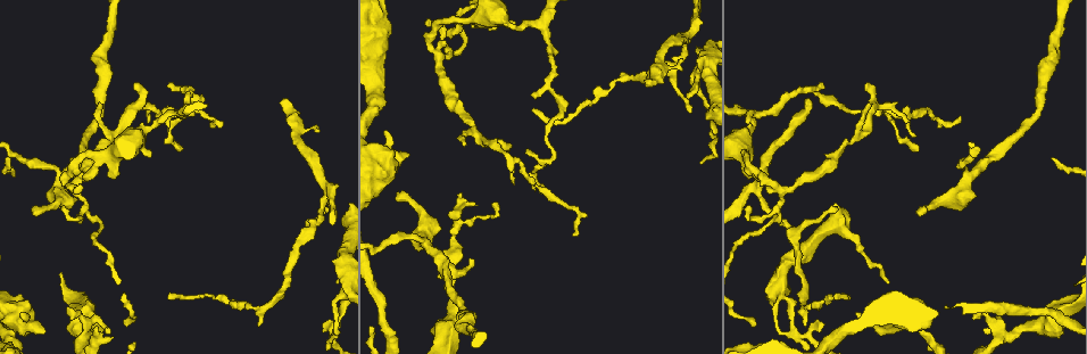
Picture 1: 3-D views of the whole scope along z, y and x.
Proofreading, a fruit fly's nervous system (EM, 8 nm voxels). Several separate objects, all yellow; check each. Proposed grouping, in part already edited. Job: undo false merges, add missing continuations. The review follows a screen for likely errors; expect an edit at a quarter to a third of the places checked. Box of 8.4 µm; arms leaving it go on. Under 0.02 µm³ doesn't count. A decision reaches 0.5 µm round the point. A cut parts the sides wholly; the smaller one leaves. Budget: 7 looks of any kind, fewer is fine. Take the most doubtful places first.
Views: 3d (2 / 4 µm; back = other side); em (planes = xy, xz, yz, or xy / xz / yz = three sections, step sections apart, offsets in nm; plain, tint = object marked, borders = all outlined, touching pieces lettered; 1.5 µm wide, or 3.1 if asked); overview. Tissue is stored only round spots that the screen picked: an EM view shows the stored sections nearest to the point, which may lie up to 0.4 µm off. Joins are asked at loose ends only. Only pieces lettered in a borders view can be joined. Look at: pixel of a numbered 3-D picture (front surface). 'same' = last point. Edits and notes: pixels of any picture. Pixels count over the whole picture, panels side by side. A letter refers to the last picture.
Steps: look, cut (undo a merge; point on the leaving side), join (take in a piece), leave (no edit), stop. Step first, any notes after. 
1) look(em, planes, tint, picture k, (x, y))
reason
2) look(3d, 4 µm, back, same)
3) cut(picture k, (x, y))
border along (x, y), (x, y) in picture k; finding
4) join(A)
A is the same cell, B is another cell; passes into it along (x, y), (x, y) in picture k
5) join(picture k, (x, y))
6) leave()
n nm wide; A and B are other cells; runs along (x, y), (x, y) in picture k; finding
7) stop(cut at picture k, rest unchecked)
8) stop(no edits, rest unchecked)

look(em, planes, borders, picture 1, (150, 152))
branch stops here

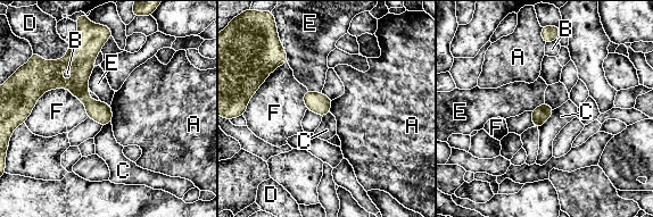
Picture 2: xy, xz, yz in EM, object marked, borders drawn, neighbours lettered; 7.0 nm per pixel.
leave()
110 nm wide; A, B, C, D, E and F are other cells; none of them fits

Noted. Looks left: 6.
look(em, xy, step 8, borders, picture 1, (423, 243))
sharp bend

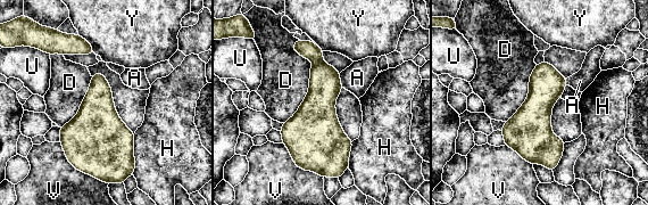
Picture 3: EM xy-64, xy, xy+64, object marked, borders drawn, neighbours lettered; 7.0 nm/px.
look(em, planes, borders, same)
cut it another way

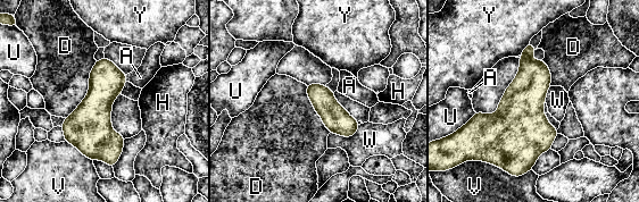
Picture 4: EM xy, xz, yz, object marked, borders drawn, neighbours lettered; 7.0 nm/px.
cut(picture 4, (527, 93))
280 nm wide; A, D, H, U, V, W and Y are other cells; a second cell is stuck on

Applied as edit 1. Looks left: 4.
look(overview)

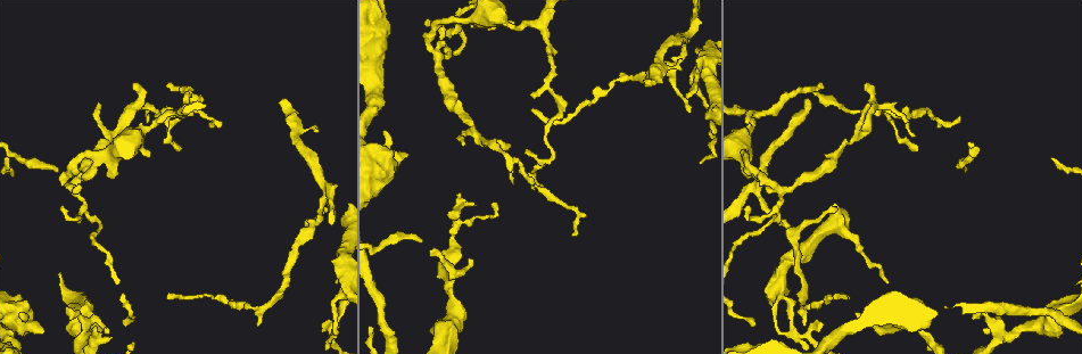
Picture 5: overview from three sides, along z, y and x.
look(3d, 2 µm, picture 5, (835, 300))
an open end

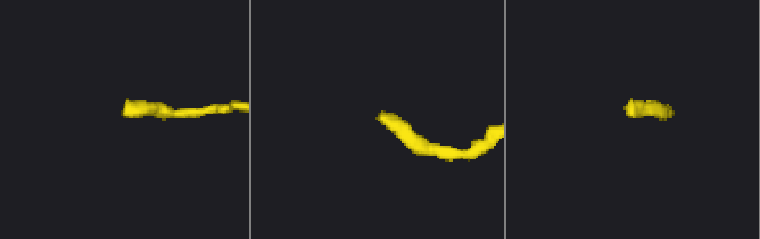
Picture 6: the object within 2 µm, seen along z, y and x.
look(em, planes, borders, picture 6, (627, 115))

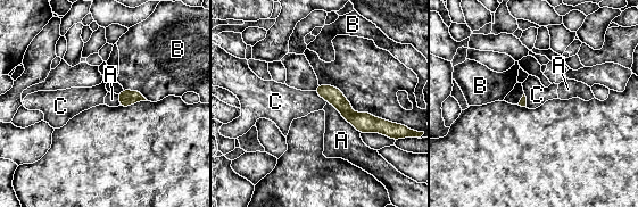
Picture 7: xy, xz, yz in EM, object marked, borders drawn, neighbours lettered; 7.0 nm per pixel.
leave()
A, B and C are other cells; runs along (320, 89), (356, 119), (378, 122) in picture 7; no lettered piece goes on from it

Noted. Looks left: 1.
stop(cut at picture 4, rest unchecked)

